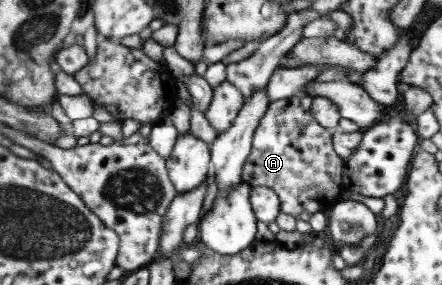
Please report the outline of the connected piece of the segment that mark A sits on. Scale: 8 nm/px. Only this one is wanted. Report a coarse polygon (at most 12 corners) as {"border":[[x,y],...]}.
{"border":[[270,102],[243,182],[280,211],[327,211],[344,191],[333,131]]}

